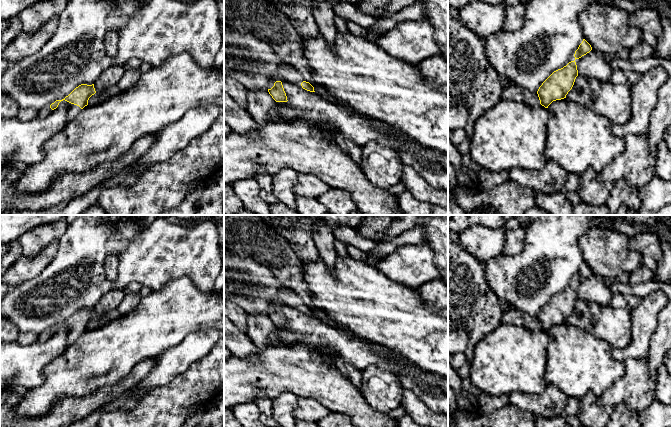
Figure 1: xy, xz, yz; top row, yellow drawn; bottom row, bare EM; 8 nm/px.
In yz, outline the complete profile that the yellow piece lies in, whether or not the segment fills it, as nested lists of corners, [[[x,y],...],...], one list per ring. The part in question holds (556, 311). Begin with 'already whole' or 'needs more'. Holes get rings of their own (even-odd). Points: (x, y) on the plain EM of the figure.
already whole; [[[575,284],[554,295],[537,315],[540,328],[548,332],[553,325],[566,322],[577,300],[578,294]]]

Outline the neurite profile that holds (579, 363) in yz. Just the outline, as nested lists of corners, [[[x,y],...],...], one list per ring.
[[[566,322],[553,325],[547,333],[551,337],[551,340],[547,349],[545,381],[547,384],[559,387],[567,397],[581,400],[588,393],[593,393],[600,398],[625,374],[625,363],[613,358],[613,347],[606,340],[591,335]]]

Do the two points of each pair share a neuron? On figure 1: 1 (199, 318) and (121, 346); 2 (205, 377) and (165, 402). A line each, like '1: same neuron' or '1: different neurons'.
1: same neuron
2: same neuron

